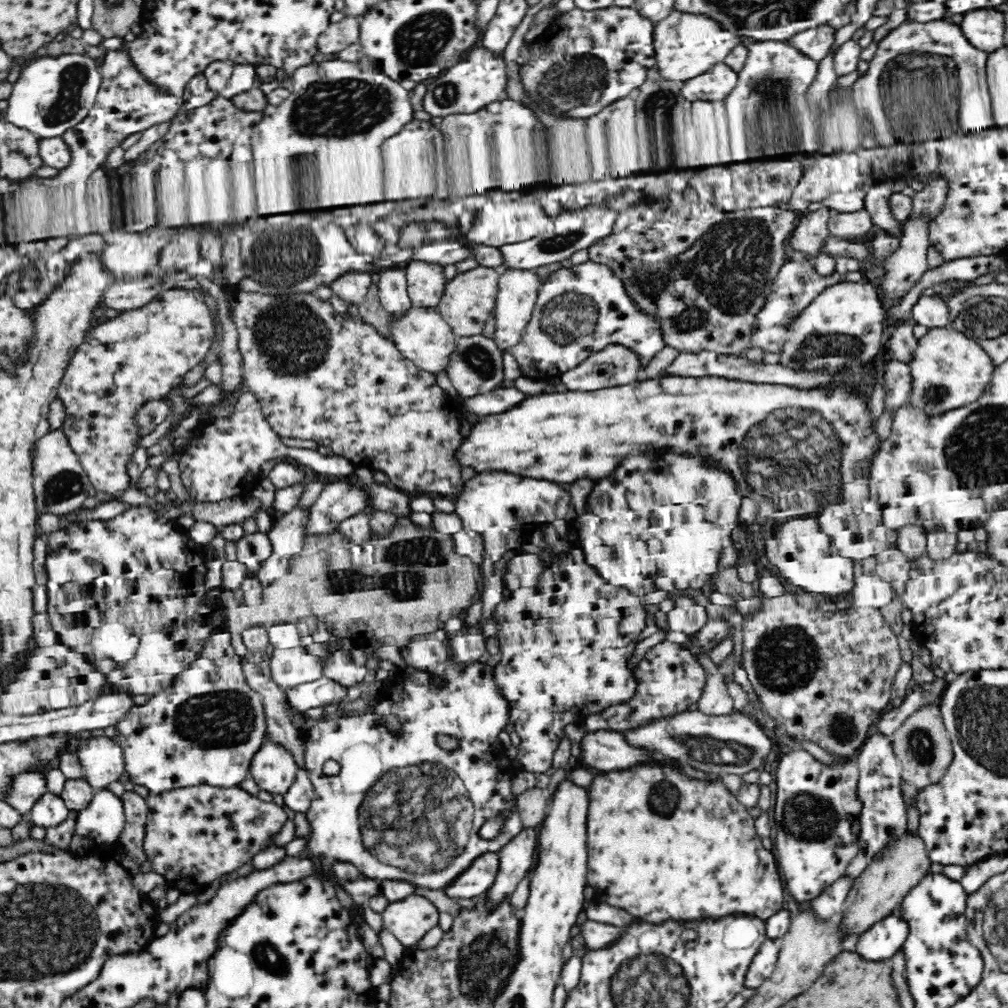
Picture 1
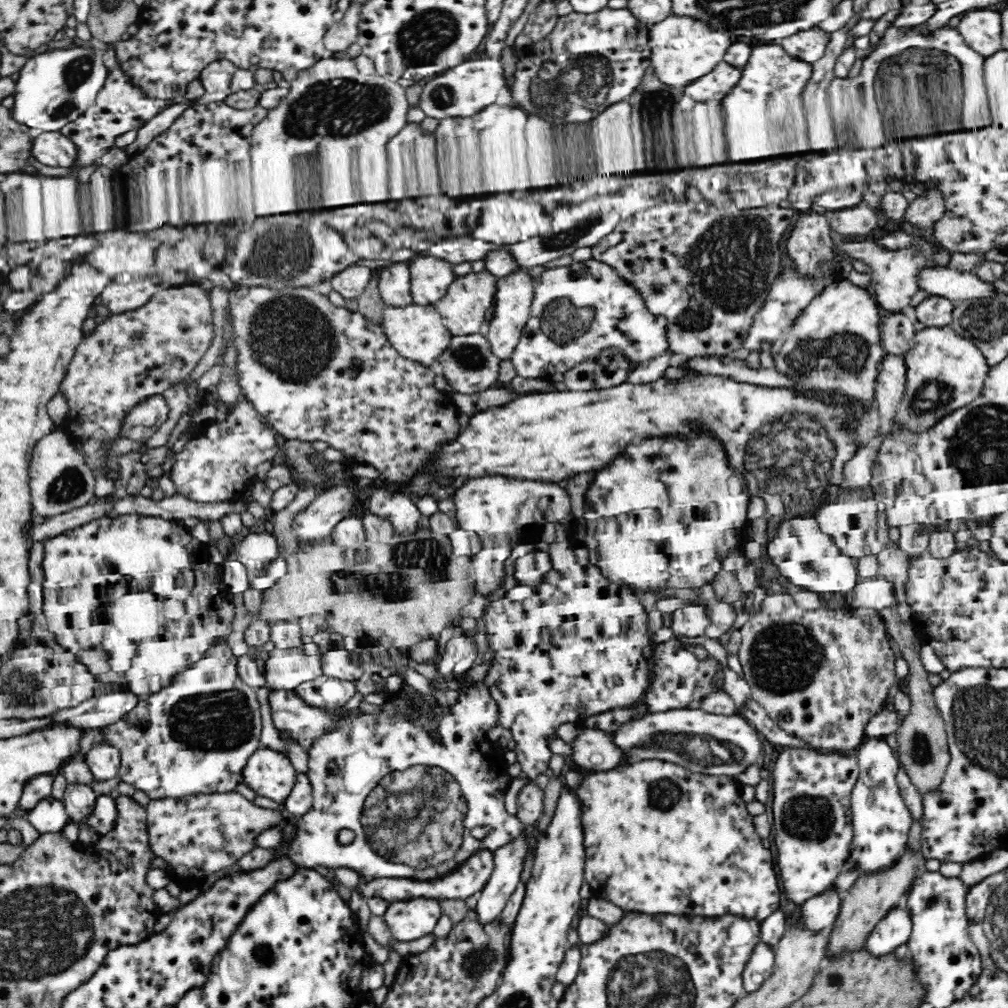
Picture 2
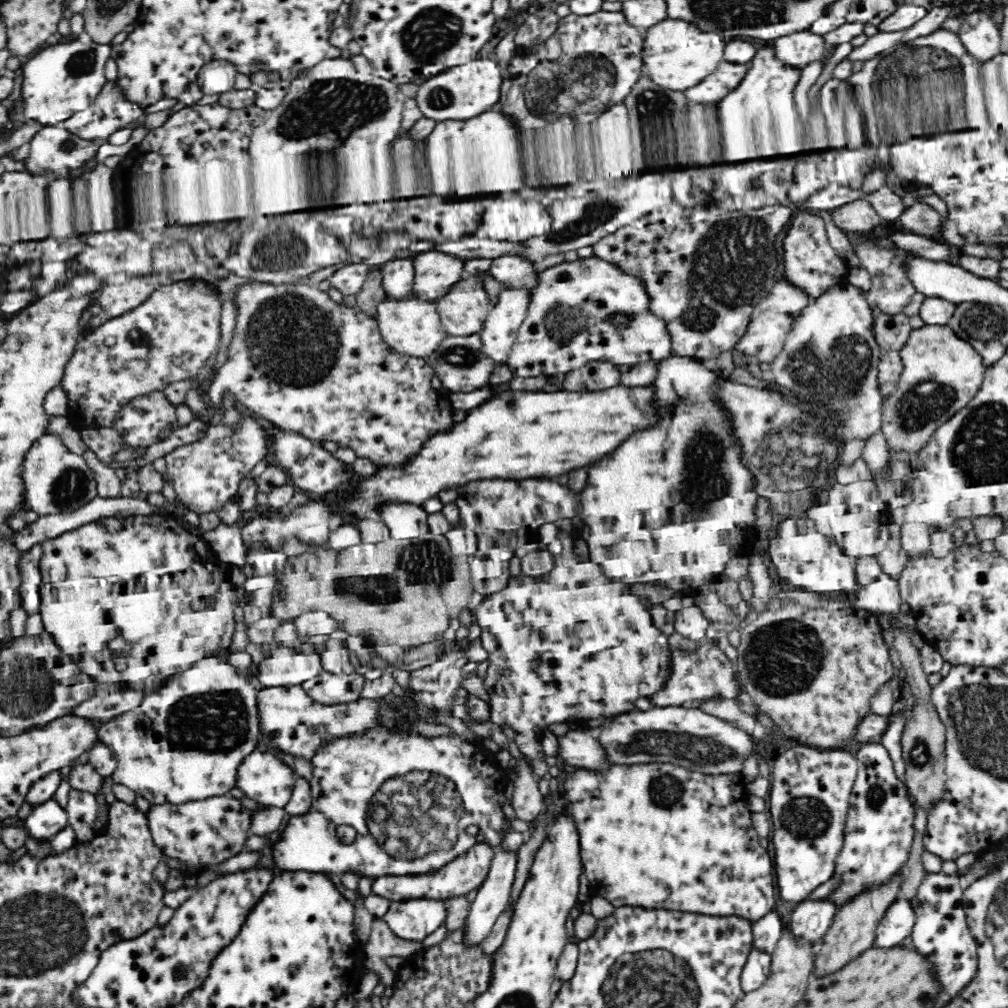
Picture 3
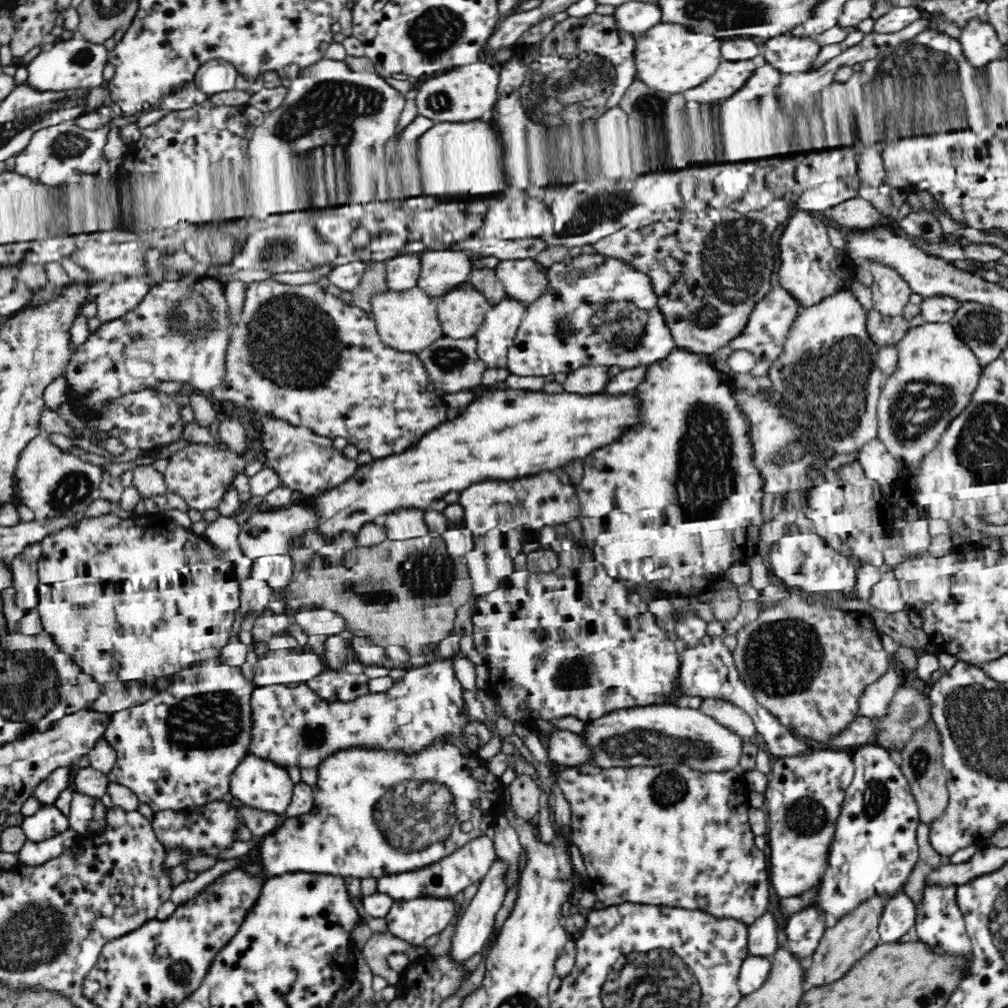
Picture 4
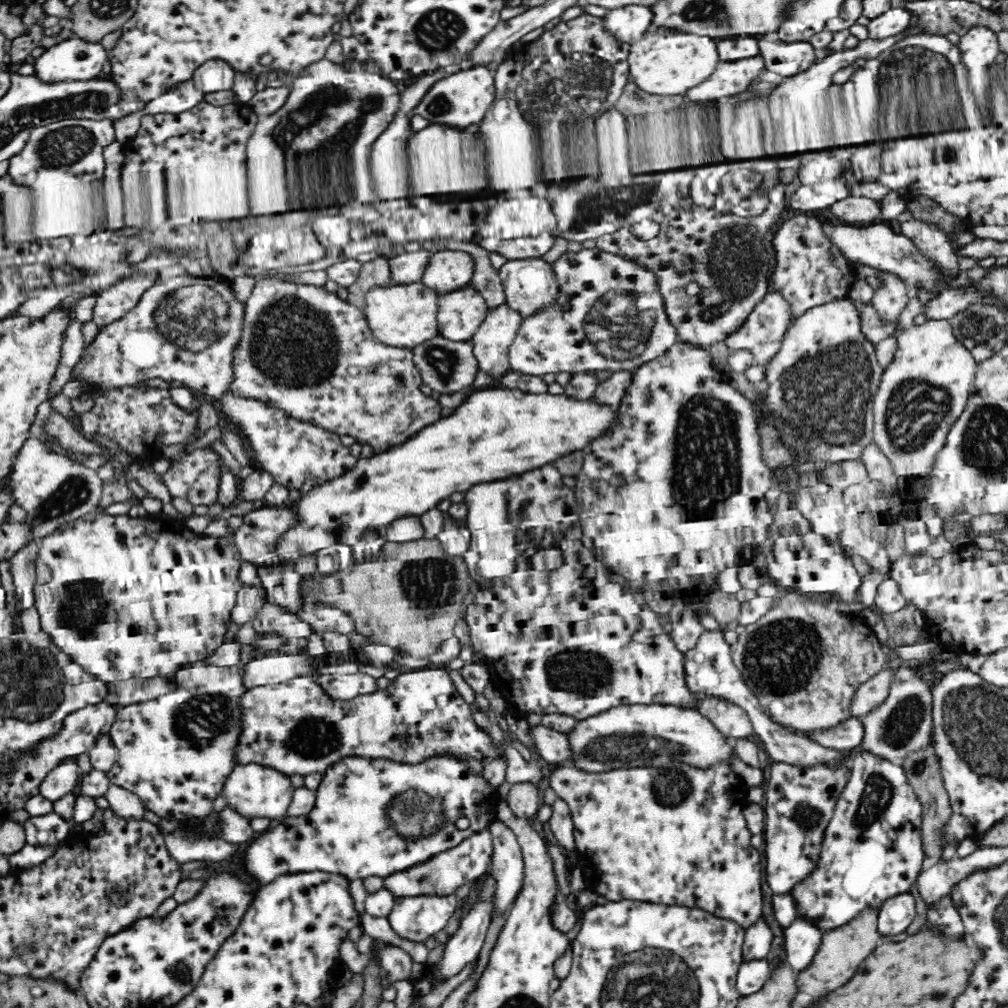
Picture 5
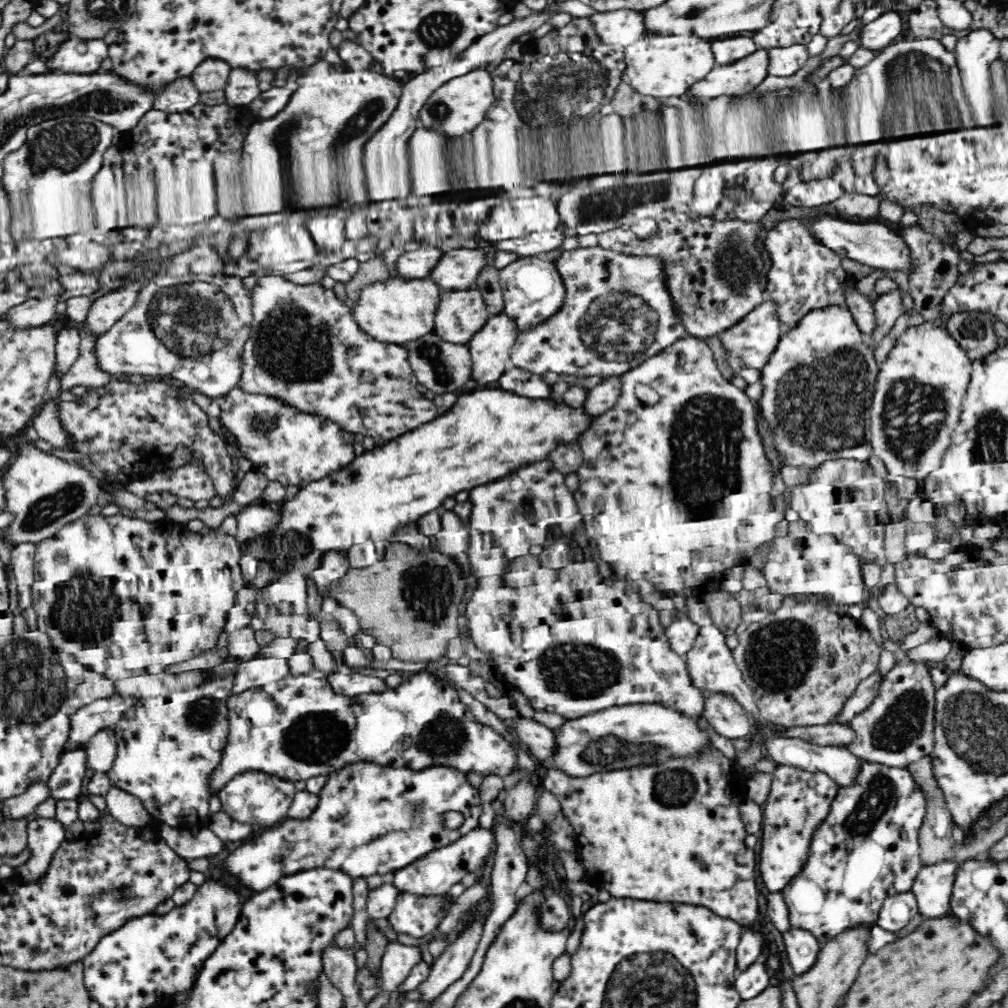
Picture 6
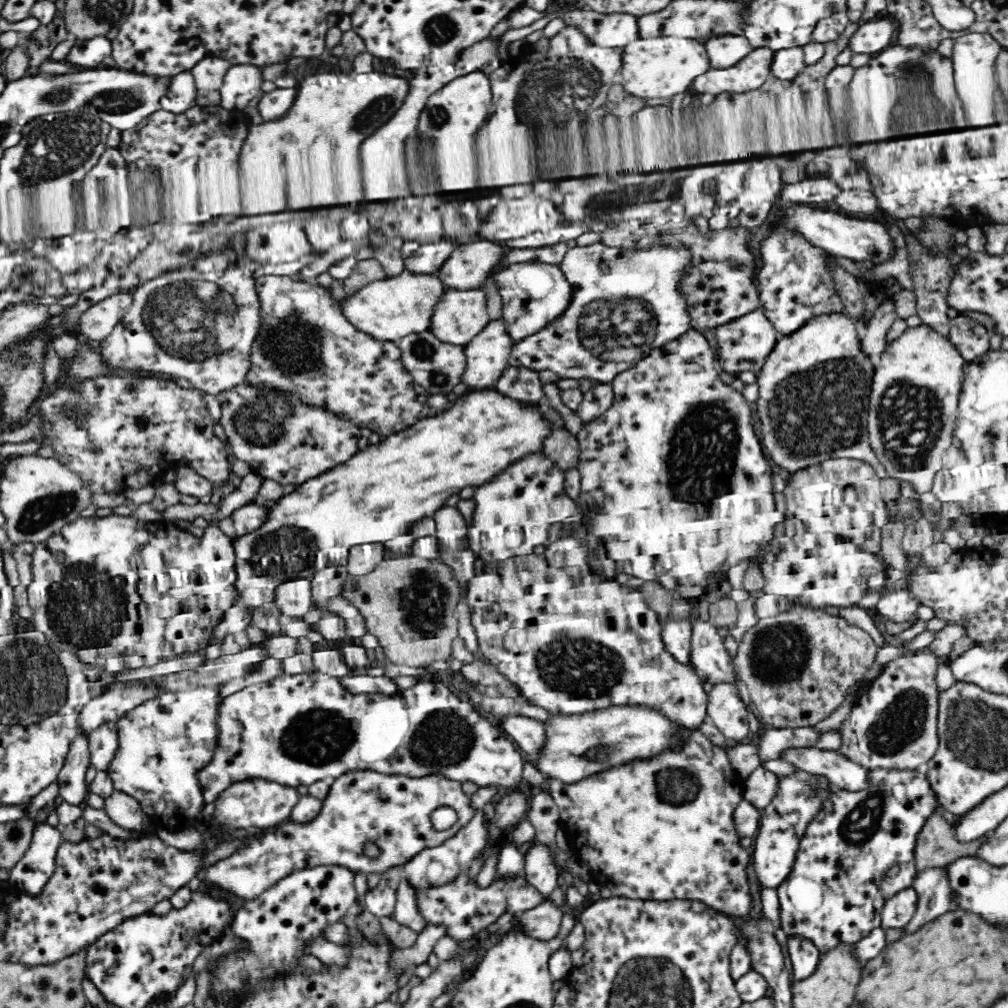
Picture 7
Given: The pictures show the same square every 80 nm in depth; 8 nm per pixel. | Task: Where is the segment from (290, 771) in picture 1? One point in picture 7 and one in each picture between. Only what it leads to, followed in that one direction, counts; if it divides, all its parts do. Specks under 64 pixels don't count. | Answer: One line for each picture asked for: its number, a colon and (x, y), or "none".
2: (270, 773)
3: (263, 776)
4: (257, 782)
5: (251, 789)
6: (251, 796)
7: (258, 802)

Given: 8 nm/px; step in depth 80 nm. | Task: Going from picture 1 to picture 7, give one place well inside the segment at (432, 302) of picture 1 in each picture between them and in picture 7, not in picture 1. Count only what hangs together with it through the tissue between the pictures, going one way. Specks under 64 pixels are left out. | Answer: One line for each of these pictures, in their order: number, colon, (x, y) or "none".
2: (429, 277)
3: (434, 273)
4: (441, 271)
5: (448, 270)
6: (456, 270)
7: (465, 269)

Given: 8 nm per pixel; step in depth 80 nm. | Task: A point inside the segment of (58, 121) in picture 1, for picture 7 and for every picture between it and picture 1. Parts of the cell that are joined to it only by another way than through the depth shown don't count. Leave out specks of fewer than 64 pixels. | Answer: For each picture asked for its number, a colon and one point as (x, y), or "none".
2: (55, 87)
3: (58, 82)
4: (74, 64)
5: (73, 58)
6: (74, 56)
7: (88, 54)

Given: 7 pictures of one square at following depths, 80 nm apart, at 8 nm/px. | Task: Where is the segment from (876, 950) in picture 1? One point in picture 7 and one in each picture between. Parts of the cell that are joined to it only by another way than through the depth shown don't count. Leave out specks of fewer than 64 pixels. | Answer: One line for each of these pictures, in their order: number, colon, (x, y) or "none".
2: (894, 929)
3: (896, 925)
4: (900, 914)
5: (897, 913)
6: (896, 912)
7: (897, 911)

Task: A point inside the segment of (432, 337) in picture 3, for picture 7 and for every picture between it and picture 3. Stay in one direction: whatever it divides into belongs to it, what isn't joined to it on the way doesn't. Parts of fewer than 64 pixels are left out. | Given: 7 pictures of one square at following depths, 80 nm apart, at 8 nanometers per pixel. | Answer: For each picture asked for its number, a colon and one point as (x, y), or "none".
4: (408, 321)
5: (400, 316)
6: (398, 311)
7: (389, 310)

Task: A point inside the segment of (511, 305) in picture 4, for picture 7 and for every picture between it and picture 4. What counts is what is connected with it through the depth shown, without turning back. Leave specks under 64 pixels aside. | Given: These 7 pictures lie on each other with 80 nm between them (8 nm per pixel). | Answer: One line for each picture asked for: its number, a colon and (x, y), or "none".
5: (491, 341)
6: (490, 347)
7: (487, 355)

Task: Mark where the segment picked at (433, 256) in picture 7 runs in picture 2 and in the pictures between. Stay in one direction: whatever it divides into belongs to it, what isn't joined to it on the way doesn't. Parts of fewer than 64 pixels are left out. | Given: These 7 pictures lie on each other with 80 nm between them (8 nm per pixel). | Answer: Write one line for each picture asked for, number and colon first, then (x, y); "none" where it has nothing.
2: (394, 282)
3: (397, 275)
4: (402, 272)
5: (407, 268)
6: (411, 265)

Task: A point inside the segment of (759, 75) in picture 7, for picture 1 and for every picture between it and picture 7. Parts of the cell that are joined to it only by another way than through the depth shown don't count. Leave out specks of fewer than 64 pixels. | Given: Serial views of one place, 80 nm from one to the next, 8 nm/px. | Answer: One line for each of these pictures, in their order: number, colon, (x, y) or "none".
1: (715, 84)
2: (715, 85)
3: (714, 87)
4: (730, 76)
5: (730, 77)
6: (737, 79)

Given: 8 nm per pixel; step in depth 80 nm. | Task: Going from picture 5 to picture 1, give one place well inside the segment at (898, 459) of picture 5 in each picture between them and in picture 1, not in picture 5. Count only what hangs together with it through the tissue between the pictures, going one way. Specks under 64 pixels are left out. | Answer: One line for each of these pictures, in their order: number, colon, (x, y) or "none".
1: (949, 369)
2: (952, 370)
3: (942, 372)
4: (934, 364)

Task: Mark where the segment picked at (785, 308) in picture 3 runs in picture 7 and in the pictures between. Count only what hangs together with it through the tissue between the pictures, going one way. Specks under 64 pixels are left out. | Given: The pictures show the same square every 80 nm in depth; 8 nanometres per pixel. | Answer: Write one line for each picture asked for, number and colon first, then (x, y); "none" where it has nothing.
4: (765, 334)
5: (762, 333)
6: (750, 343)
7: (745, 344)

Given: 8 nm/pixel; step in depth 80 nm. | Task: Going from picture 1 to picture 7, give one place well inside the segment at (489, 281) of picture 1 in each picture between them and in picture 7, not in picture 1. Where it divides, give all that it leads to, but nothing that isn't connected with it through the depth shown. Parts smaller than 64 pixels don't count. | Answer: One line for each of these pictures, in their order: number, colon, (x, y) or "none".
2: (465, 308)
3: (463, 310)
4: (461, 311)
5: (460, 313)
6: (460, 314)
7: (459, 315)

